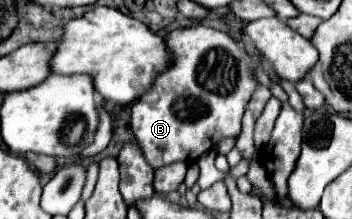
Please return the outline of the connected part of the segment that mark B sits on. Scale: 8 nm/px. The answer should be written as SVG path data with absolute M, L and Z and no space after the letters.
M209 26L175 28L165 36L165 44L171 54L171 64L155 76L151 88L131 106L131 130L143 150L145 160L153 168L161 168L177 160L195 162L203 152L213 150L221 138L237 138L241 132L241 116L245 112L247 100L259 84L253 74L253 62L249 54L221 30Z

